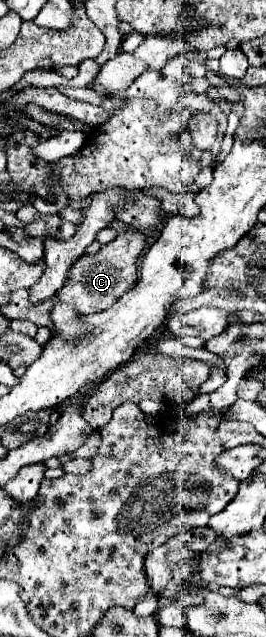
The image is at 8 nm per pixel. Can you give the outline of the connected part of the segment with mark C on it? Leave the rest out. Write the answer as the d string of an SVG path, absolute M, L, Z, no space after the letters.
M112 221L110 227L118 231L118 237L108 245L104 245L96 255L80 257L72 267L66 285L56 293L56 297L78 307L78 311L84 315L112 307L118 301L118 297L122 297L122 293L130 291L136 285L136 279L138 279L136 261L140 251L144 249L144 235L120 221Z

